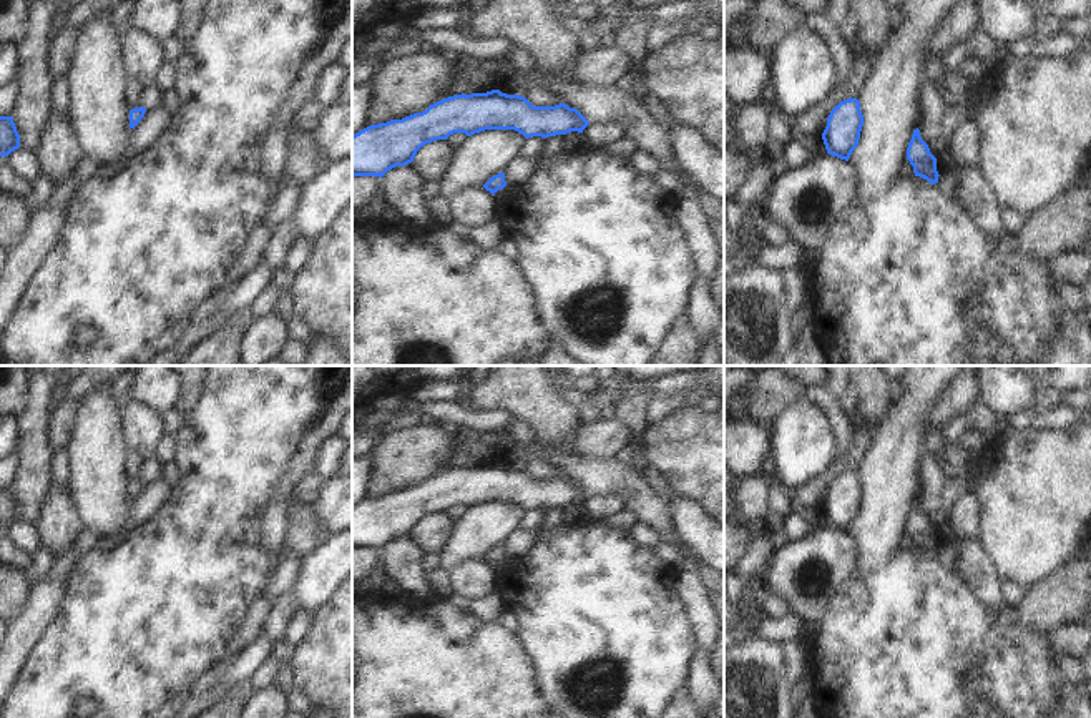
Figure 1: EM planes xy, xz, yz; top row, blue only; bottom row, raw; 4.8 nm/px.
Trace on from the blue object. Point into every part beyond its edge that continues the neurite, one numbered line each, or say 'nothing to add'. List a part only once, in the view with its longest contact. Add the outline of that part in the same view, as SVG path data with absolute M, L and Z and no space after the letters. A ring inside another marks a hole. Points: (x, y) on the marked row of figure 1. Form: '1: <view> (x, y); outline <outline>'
nothing to add

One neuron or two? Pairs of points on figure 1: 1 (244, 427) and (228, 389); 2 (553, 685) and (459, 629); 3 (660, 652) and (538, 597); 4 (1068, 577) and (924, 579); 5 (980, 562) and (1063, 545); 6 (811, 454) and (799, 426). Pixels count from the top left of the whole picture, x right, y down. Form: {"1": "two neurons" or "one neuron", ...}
{"1": "one neuron", "2": "two neurons", "3": "one neuron", "4": "two neurons", "5": "two neurons", "6": "one neuron"}

